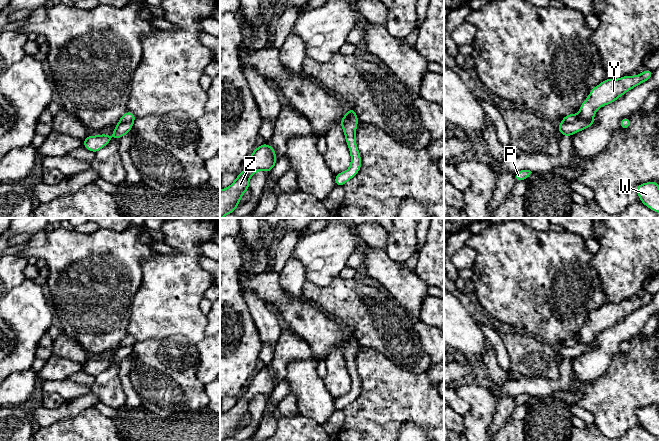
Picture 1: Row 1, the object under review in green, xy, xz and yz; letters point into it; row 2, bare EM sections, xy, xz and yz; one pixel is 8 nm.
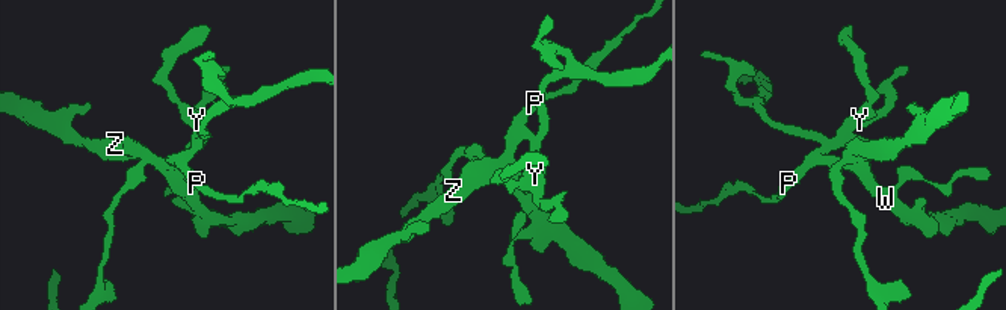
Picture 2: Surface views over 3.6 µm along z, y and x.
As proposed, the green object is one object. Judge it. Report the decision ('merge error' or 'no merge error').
merge error

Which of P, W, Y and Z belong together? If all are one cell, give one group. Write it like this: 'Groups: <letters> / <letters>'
Groups: P W Z / Y

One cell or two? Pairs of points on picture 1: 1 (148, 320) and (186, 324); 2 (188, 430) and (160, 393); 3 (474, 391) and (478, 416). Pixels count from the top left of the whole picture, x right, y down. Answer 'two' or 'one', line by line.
1: one
2: one
3: one

